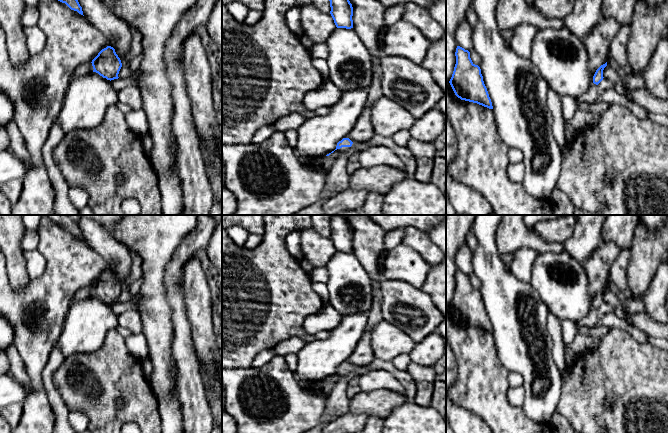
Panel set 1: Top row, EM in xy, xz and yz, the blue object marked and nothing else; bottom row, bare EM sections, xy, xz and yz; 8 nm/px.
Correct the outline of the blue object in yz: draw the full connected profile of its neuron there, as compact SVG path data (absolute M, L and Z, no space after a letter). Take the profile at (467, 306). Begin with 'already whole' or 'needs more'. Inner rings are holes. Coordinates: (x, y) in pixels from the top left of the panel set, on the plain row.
already whole; M457 270L455 280L456 288L449 305L455 319L461 324L493 333L481 293L472 286L470 276Z

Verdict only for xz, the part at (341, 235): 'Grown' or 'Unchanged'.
Unchanged

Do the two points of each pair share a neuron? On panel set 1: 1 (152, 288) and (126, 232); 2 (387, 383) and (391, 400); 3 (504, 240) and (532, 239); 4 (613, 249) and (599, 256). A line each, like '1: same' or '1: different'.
1: same
2: different
3: same
4: same

